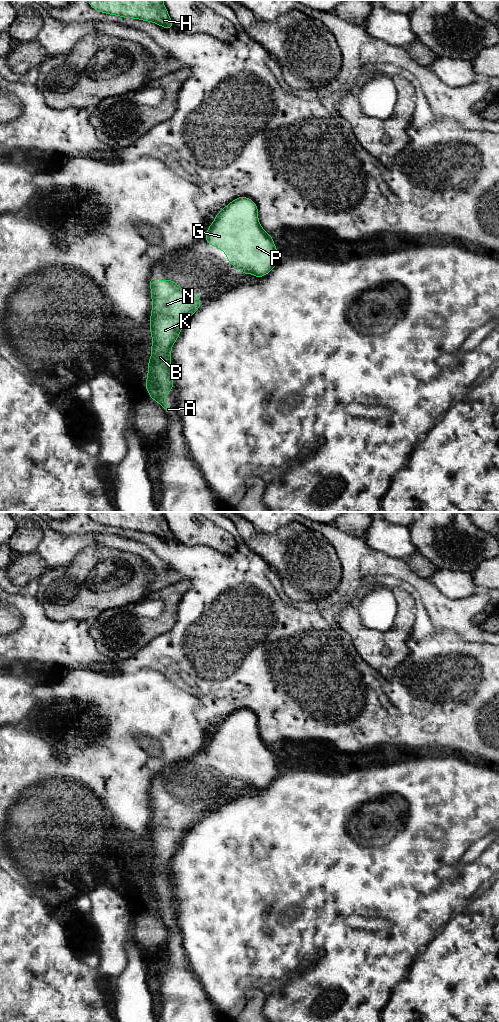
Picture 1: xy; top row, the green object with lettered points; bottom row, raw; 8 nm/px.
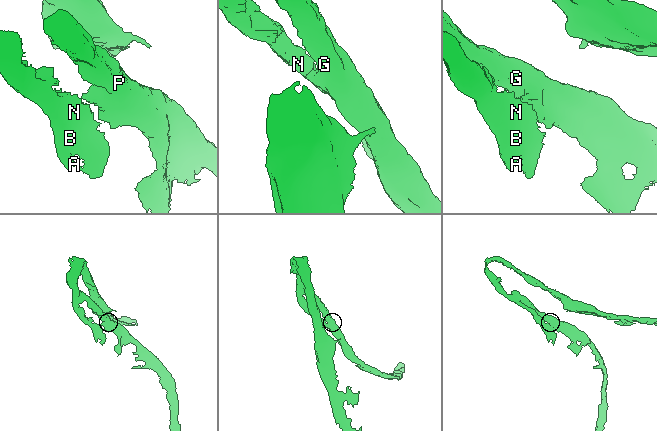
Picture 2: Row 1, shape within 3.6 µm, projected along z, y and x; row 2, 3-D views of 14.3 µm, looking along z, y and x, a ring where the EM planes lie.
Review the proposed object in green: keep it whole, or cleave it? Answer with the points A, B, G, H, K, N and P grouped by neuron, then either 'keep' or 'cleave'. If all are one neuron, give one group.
groups A B G H K N P; keep

